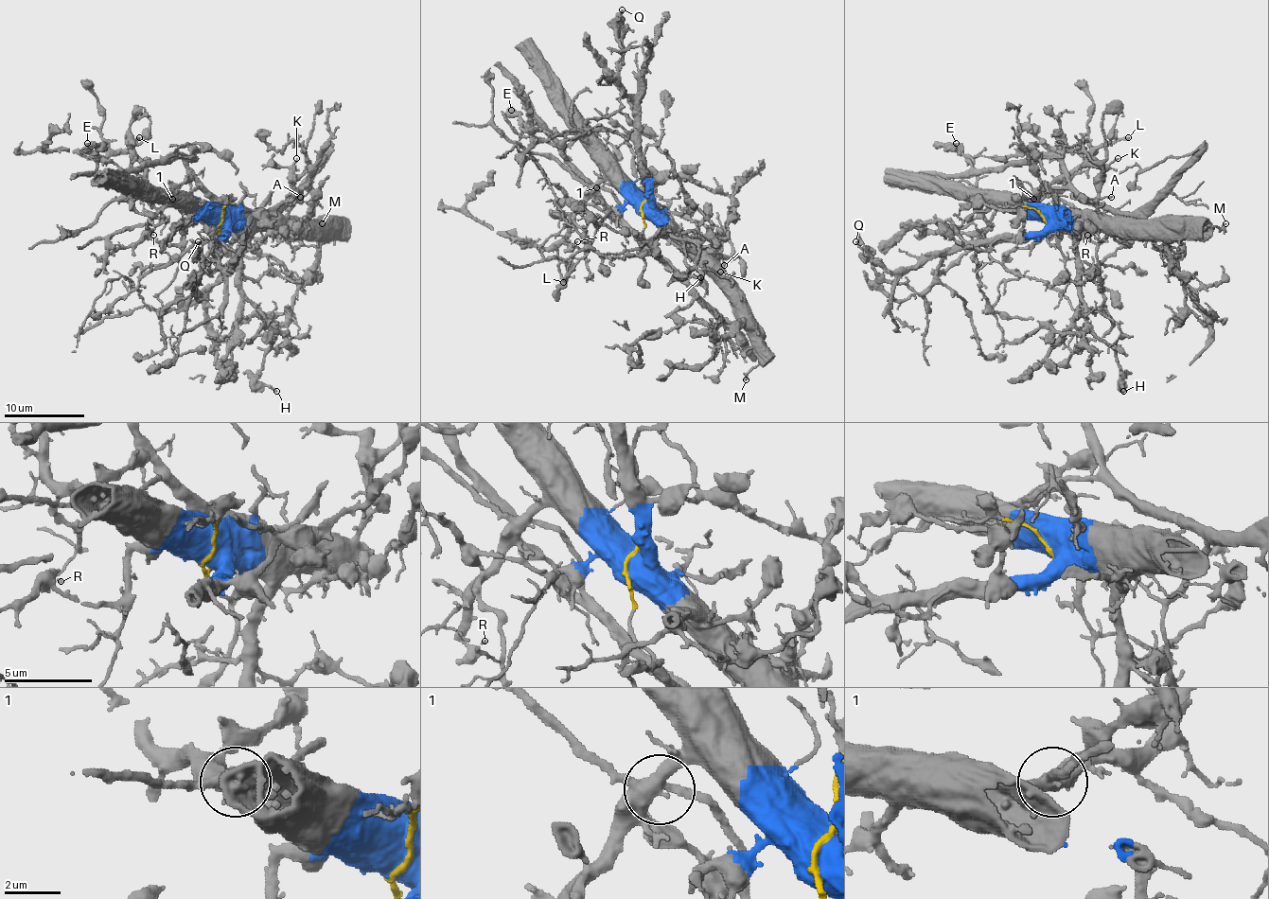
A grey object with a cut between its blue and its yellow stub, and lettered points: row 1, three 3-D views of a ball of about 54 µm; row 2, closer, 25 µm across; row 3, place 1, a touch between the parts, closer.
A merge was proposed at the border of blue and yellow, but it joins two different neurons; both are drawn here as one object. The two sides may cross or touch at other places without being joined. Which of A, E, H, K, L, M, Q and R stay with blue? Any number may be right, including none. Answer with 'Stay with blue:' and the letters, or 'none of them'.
Stay with blue: A, E, H, K, L, M, Q, R

